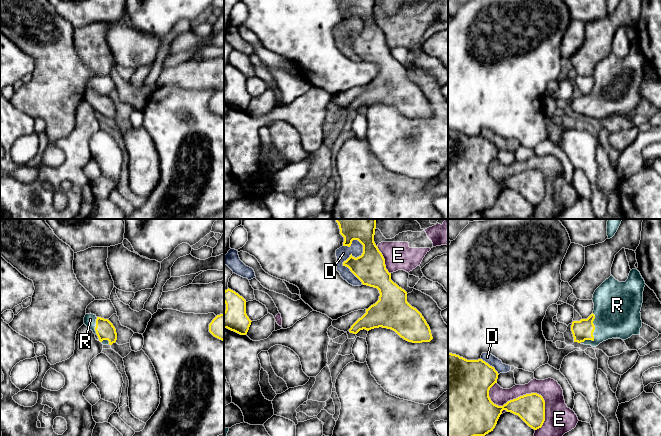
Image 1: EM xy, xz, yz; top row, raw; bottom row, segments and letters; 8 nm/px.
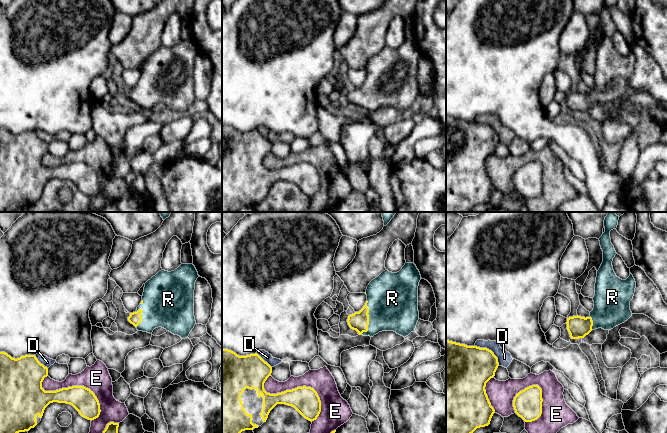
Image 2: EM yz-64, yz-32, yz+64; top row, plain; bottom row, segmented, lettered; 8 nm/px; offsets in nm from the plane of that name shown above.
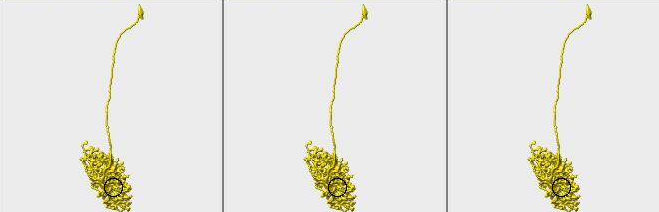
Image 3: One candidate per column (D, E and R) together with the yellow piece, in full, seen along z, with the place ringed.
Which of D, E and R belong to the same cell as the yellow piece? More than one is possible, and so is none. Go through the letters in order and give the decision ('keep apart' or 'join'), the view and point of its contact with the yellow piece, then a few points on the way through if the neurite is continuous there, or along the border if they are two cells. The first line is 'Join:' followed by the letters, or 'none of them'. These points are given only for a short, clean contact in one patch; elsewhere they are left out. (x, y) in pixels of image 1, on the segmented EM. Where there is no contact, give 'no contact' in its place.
Join: R
D: keep apart; meets yellow in xz at (350, 256)
E: keep apart; meets yellow in yz at (526, 394)
R: join; meets yellow in yz at (592, 333); runs through yz (582, 330), (592, 333), (599, 326), (617, 315)

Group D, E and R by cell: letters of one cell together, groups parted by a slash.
D E / R

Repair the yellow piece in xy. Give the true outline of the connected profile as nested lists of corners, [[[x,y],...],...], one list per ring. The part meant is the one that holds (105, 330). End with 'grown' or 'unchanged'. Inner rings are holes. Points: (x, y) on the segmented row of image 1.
[[[90,313],[85,315],[84,324],[98,336],[103,345],[112,345],[116,342],[116,329],[108,319]]] | grown

